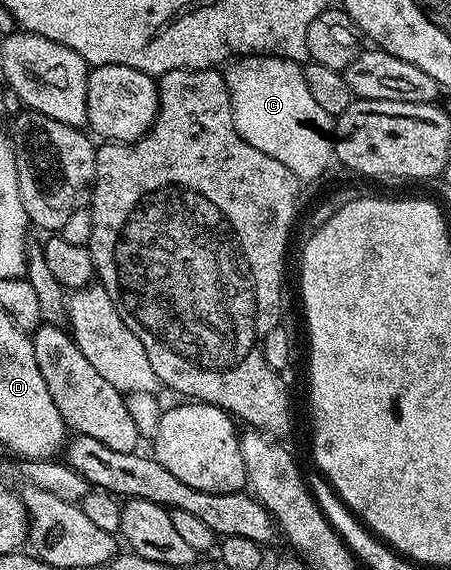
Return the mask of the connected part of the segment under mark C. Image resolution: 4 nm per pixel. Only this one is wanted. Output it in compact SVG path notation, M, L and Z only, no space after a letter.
M242 56L233 59L223 69L224 81L230 94L230 106L234 114L234 126L238 134L254 150L278 158L286 170L290 170L301 182L316 180L334 160L334 120L314 102L310 90L306 87L304 69L297 61L281 56Z

